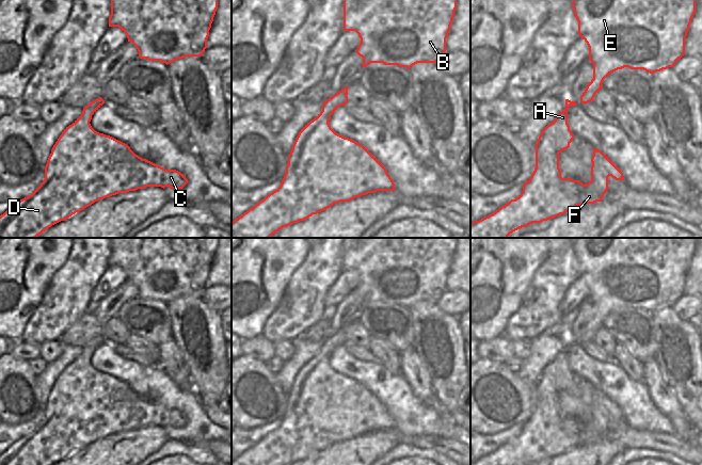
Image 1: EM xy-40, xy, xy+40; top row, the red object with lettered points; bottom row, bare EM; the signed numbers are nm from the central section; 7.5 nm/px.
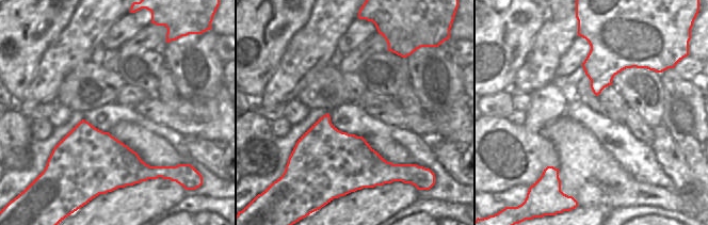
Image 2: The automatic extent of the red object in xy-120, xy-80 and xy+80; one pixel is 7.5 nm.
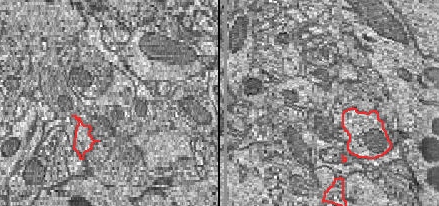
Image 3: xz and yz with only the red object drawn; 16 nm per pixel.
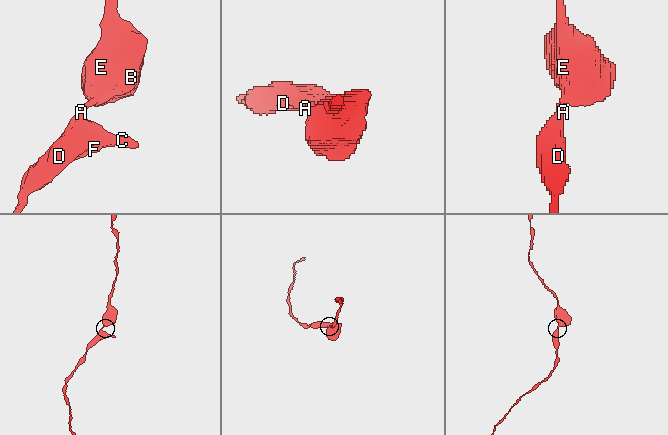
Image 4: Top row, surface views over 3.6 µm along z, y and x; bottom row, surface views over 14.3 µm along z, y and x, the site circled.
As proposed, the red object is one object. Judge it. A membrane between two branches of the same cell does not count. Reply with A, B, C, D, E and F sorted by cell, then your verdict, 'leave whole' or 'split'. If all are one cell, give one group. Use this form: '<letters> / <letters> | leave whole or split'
A B C D E F | leave whole

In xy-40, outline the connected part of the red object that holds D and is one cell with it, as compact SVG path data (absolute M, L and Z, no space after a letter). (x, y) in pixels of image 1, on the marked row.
M101 97L95 99L64 129L51 149L41 186L0 215L0 238L36 238L52 225L65 221L99 199L146 187L182 189L188 183L180 172L165 170L142 159L127 144L95 131L90 122L103 103Z

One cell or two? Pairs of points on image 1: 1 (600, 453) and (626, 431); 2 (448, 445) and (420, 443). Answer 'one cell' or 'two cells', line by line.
1: two cells
2: one cell

